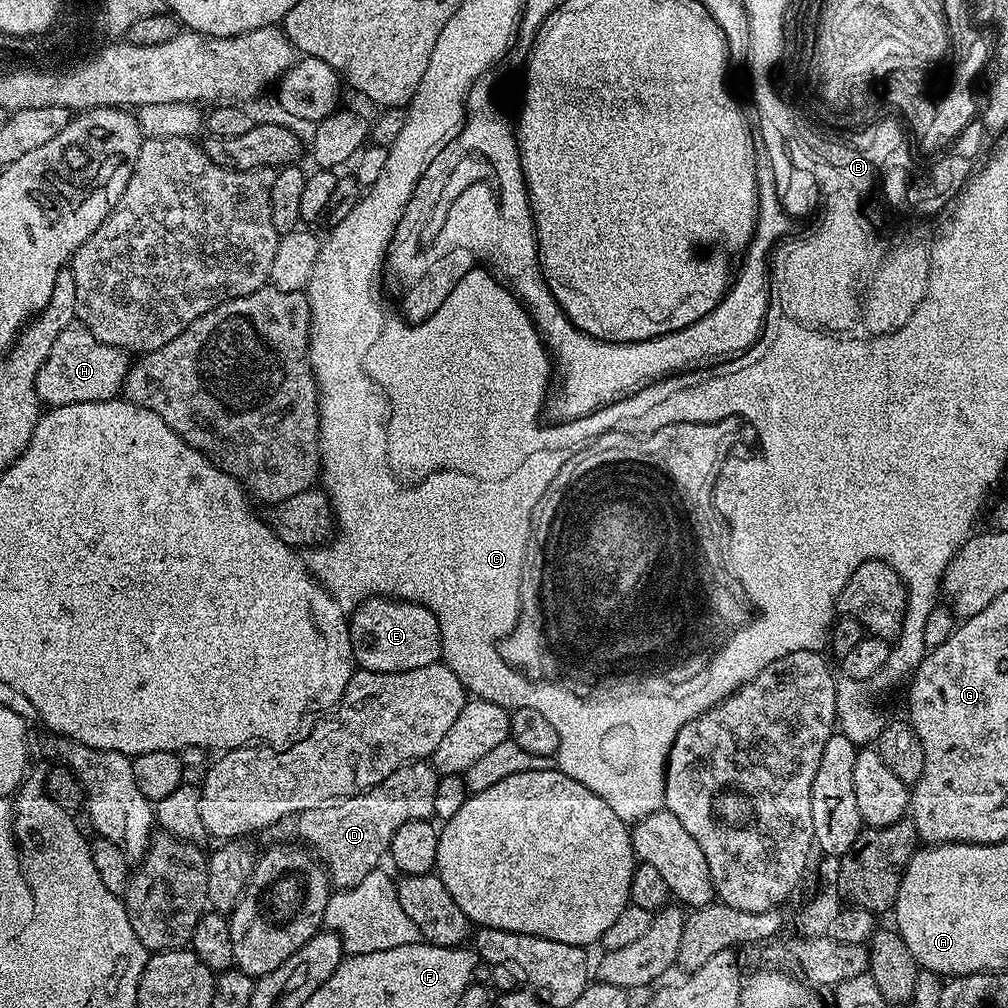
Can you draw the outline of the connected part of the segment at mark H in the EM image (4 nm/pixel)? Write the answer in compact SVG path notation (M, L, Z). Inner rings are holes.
M73 326L62 330L46 354L46 362L36 375L36 392L45 405L57 408L78 402L102 402L121 395L124 379L130 367L129 353L118 346L98 342L90 330Z

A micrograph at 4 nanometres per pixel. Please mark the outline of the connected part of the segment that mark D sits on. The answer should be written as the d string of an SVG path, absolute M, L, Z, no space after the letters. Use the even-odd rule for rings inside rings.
M413 760L410 764L398 766L390 778L356 796L345 796L321 808L287 816L267 829L266 836L272 842L299 842L311 846L330 877L331 887L336 890L353 888L366 878L366 874L381 867L380 859L388 856L388 847L394 834L398 834L398 826L411 820L432 820L435 817L437 781L438 773L431 763Z

